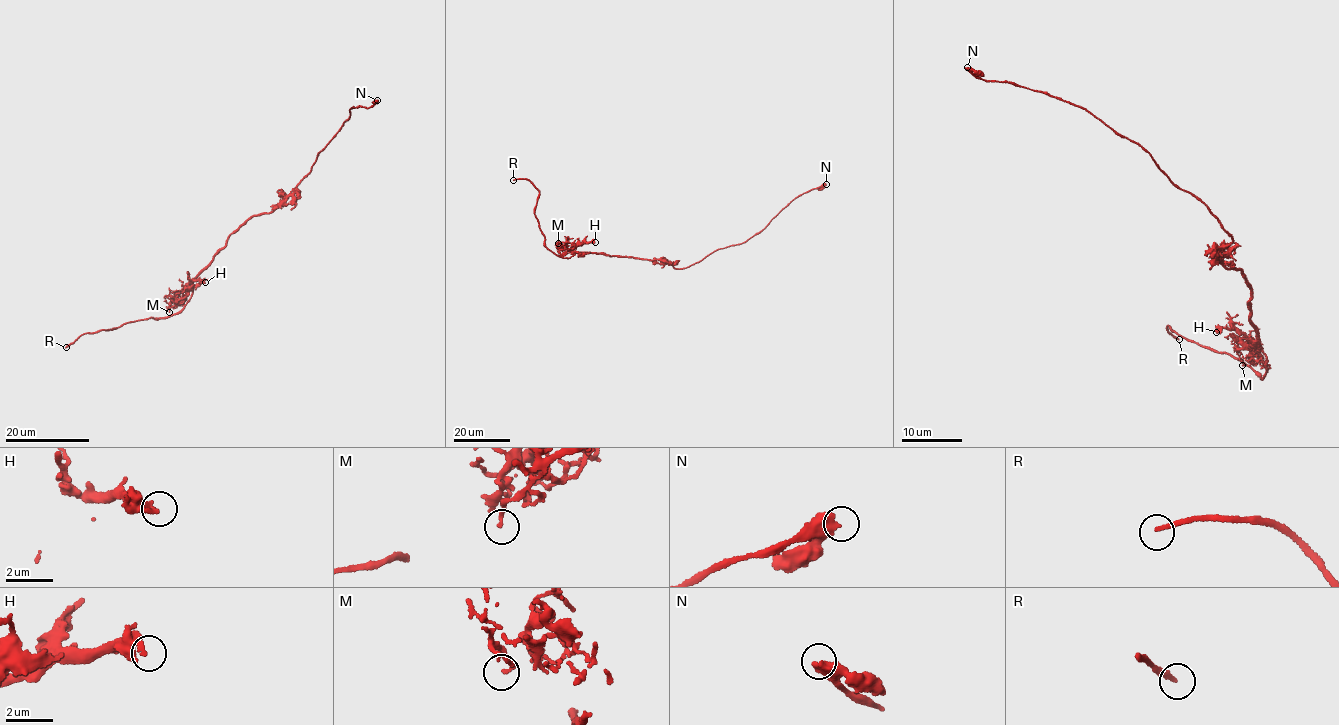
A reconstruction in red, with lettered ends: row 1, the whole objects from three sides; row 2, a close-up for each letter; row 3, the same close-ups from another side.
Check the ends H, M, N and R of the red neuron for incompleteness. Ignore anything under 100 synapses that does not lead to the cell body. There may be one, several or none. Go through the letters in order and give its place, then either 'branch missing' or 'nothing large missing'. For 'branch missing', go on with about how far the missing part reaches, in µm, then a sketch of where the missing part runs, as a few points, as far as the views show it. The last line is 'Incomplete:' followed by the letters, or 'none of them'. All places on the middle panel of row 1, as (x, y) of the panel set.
H: place (595, 242); nothing large missing
M: place (558, 243); nothing large missing
N: place (826, 184); nothing large missing
R: place (513, 180); branch missing; missing 15 µm; course (513, 180), (507, 181), (484, 203)
Incomplete: R

